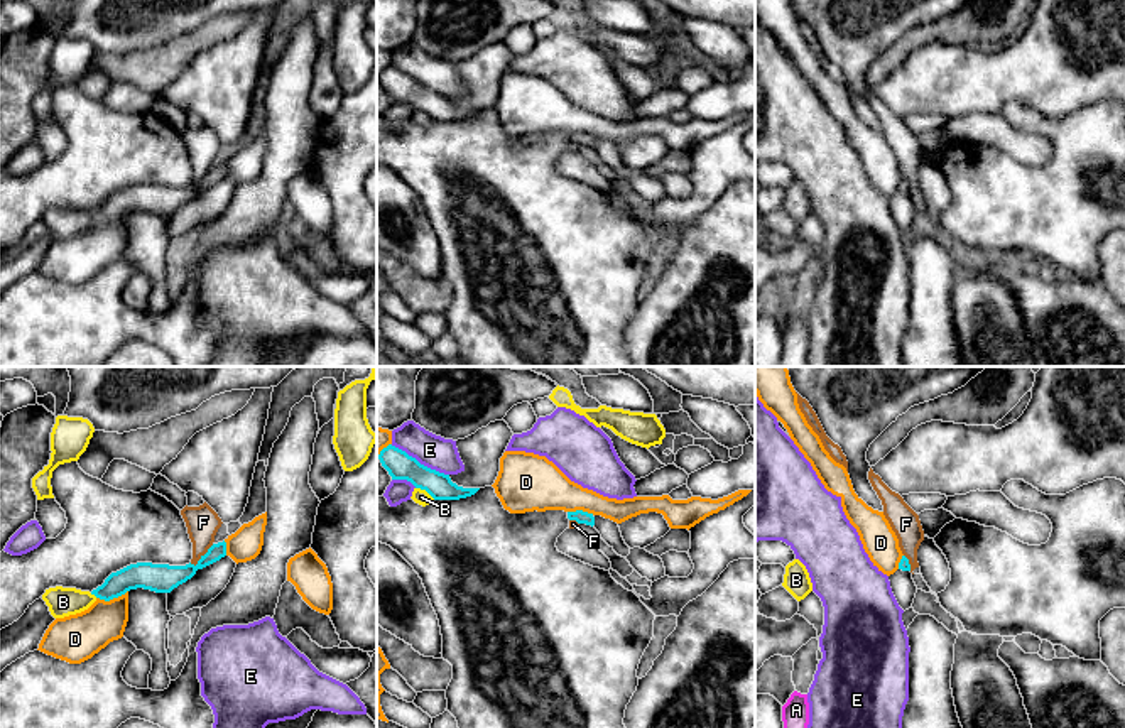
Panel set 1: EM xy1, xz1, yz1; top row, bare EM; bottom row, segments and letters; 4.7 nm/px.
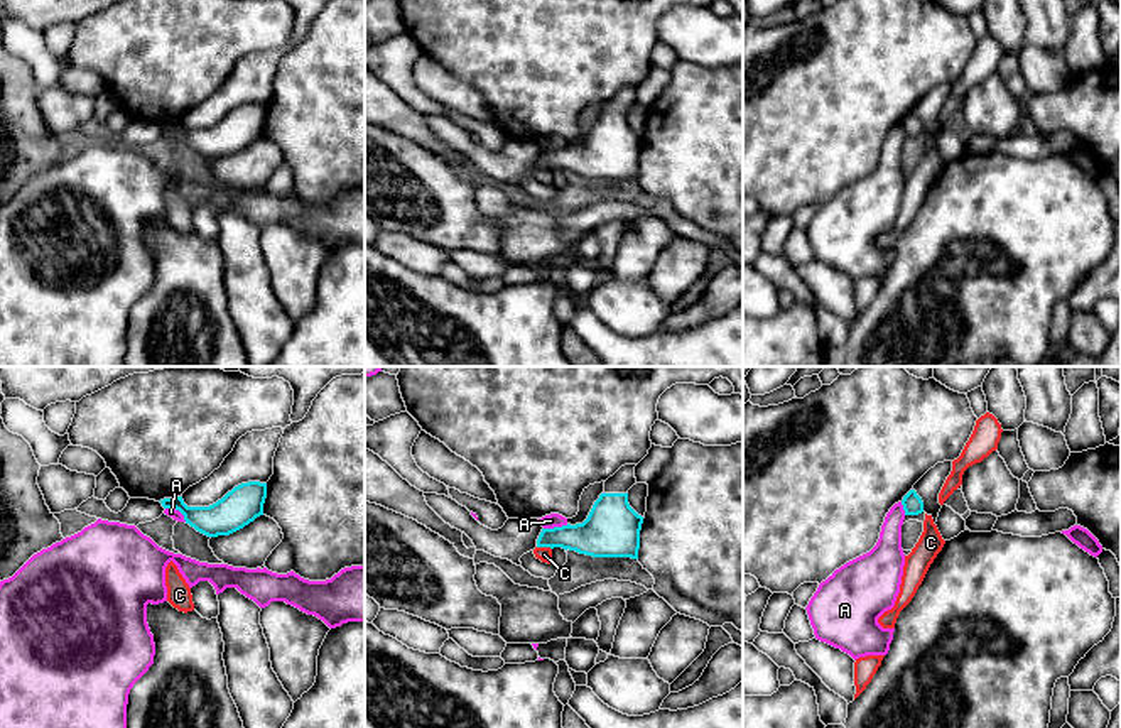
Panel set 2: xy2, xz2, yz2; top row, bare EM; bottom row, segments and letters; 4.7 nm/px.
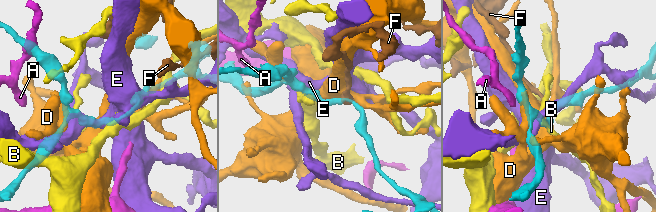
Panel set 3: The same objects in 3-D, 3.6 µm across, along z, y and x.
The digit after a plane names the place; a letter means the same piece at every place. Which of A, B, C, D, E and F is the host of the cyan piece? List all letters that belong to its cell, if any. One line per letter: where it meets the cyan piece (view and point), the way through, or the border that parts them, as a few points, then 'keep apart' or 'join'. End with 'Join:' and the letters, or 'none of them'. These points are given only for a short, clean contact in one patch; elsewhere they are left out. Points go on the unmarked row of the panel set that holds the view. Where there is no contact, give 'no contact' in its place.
A: xy2 (178, 130) | along xy2 (166, 129), (174, 129), (186, 142) | keep apart
B: xz1 (426, 112) | along xz1 (416, 108), (434, 120) | keep apart
C: xz2 (544, 168) | along xz2 (537, 168), (551, 171) | keep apart
D: xy1 (112, 220) | keep apart
E: xz1 (418, 83) | keep apart
F: xy1 (201, 179) | along xy1 (213, 166), (195, 186), (190, 184) | keep apart
Join: none of them

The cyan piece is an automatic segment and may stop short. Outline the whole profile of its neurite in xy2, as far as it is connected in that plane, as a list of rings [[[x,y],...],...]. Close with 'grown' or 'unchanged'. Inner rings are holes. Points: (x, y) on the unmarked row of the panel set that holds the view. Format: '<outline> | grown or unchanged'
[[[248,103],[235,108],[209,128],[187,128],[182,118],[160,122],[164,130],[176,130],[186,145],[208,159],[230,157],[263,137],[267,105]]] | unchanged

